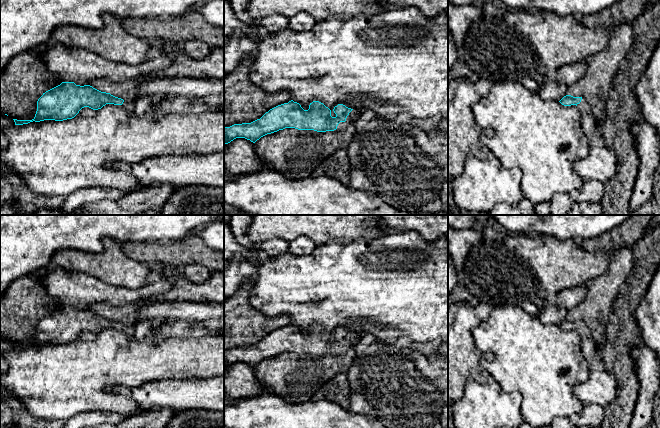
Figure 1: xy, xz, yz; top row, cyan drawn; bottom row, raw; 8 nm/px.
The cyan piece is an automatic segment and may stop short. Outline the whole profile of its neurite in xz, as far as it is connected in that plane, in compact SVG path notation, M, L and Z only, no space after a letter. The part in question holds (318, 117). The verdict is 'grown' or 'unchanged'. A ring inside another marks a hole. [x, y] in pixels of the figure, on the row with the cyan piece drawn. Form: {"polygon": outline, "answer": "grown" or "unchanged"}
{"polygon": "M291 100L270 109L260 119L251 123L224 127L224 145L236 138L245 138L255 143L261 137L285 128L317 132L344 131L360 117L356 110L343 104L335 106L333 111L335 117L332 117L331 110L319 101L313 101L309 109L304 110L299 103Z", "answer": "grown"}

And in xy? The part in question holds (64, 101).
{"polygon": "M62 82L43 93L38 99L37 111L32 120L13 120L15 125L44 120L63 121L74 118L84 107L98 110L106 104L122 105L130 113L135 108L135 100L124 101L110 93L101 92L90 85L80 86L74 82Z", "answer": "grown"}

